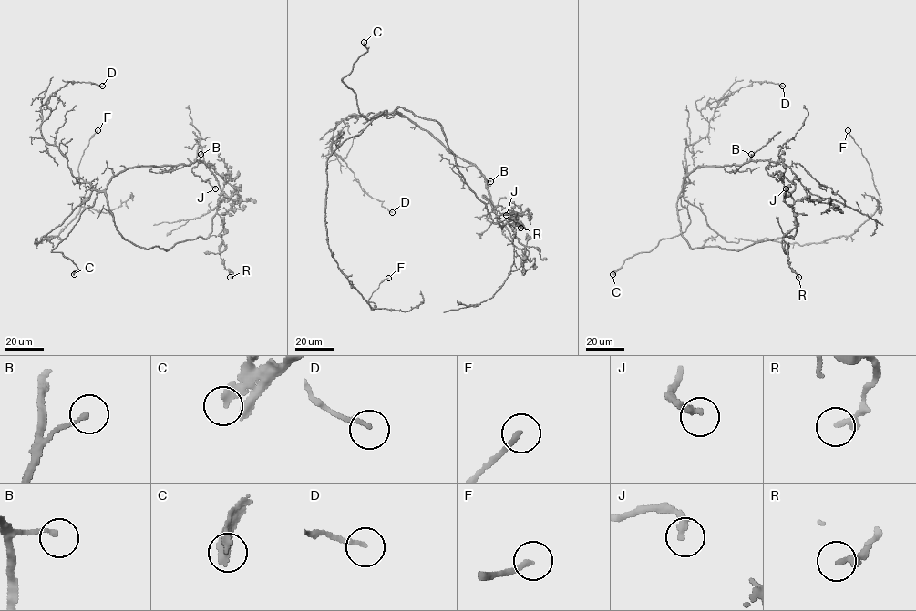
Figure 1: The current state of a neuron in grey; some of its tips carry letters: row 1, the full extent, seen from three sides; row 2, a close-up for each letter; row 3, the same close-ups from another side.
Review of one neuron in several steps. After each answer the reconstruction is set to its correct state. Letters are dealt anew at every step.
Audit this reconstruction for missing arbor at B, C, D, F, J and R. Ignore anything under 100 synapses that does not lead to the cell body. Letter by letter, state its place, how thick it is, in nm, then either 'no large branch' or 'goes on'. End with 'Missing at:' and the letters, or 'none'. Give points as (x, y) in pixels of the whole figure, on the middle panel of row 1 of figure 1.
B: (490, 181) | 160 nm | no large branch
C: (364, 42) | 240 nm | goes on
D: (392, 212) | 160 nm | no large branch
F: (388, 278) | 190 nm | no large branch
J: (506, 215) | 260 nm | no large branch
R: (520, 228) | 240 nm | no large branch
Missing at: C

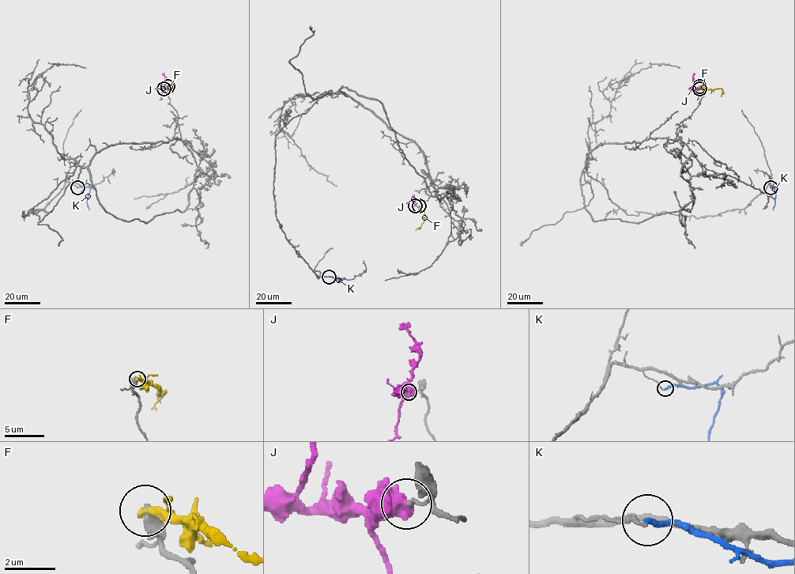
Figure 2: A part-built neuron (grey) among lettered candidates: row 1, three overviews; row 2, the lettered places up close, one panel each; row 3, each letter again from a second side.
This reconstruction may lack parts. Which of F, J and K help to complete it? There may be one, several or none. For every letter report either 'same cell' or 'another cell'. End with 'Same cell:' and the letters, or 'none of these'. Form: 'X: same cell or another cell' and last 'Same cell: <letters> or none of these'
F: another cell
J: another cell
K: another cell
Same cell: none of these

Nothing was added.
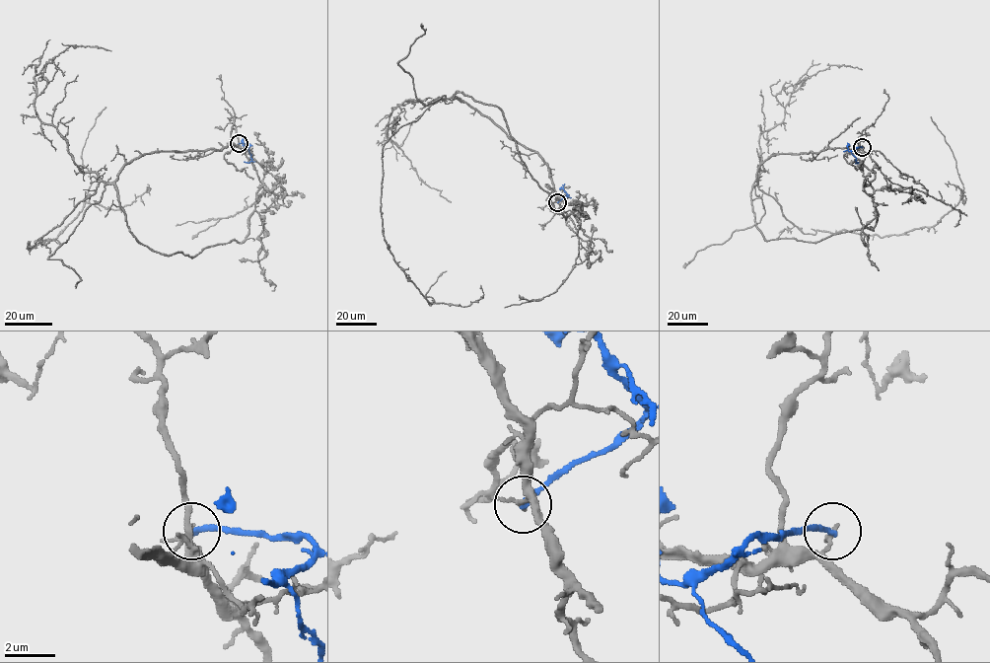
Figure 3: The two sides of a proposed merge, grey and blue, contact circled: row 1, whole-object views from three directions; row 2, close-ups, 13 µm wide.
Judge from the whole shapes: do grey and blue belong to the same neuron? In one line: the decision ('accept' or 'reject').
reject

